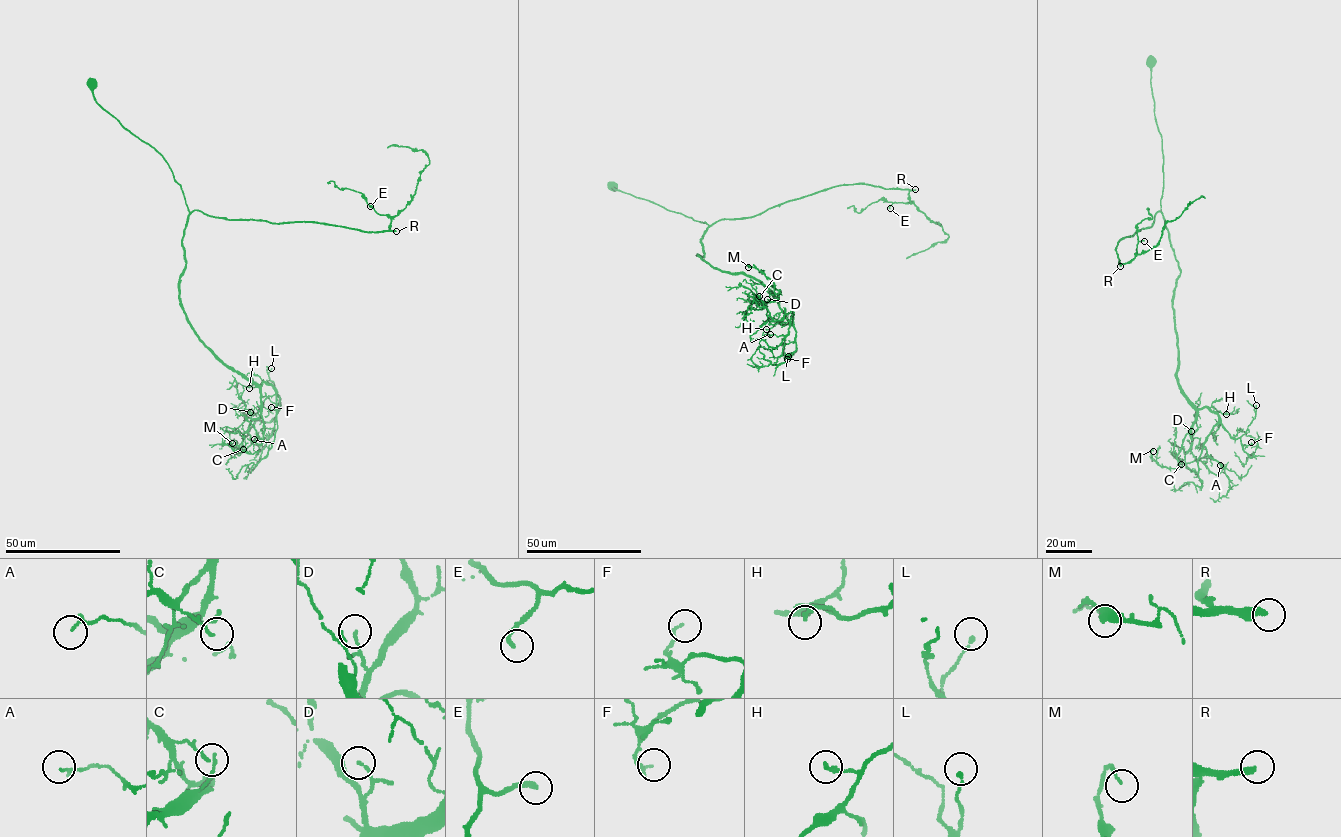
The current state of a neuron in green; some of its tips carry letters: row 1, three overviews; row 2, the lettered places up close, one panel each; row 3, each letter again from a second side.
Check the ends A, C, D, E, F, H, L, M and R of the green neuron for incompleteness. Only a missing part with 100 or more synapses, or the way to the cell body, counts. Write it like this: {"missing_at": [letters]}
{"missing_at": ["R"]}

